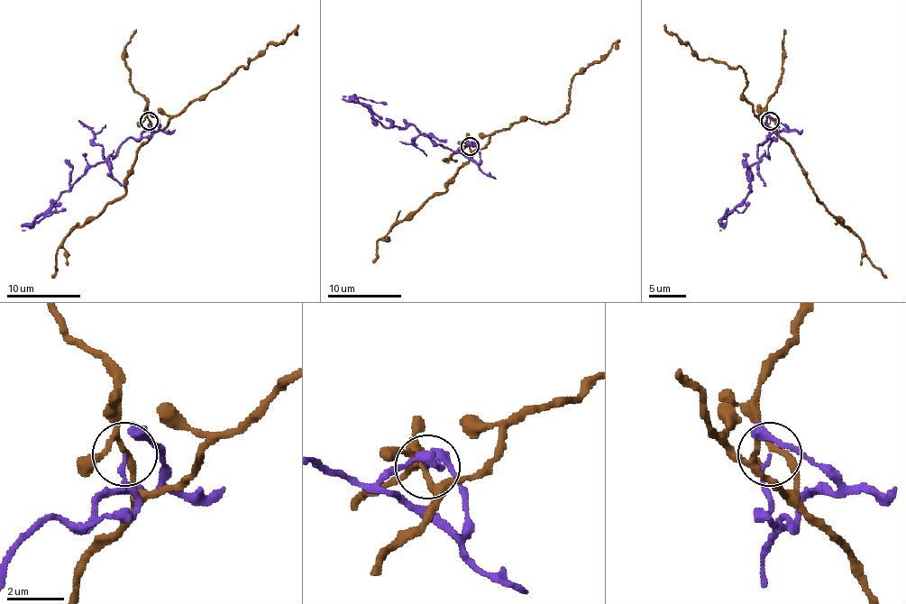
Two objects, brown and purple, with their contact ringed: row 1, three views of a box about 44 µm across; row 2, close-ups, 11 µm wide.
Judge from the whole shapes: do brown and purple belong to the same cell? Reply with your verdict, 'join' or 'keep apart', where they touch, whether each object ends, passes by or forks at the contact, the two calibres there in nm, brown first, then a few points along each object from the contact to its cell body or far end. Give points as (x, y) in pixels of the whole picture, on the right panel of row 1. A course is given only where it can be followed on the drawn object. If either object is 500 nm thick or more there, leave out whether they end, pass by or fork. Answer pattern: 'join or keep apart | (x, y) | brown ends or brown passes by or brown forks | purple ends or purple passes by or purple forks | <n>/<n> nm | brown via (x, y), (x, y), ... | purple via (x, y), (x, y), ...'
keep apart | (770, 121) | brown forks | purple ends | 160/130 nm | brown via (769, 120), (777, 129), (771, 131), (754, 115), (745, 99), (745, 73), (739, 68), (699, 59), (663, 25) | purple via (769, 122), (767, 134), (775, 138), (767, 153), (749, 166), (751, 190), (721, 220), (728, 208)

